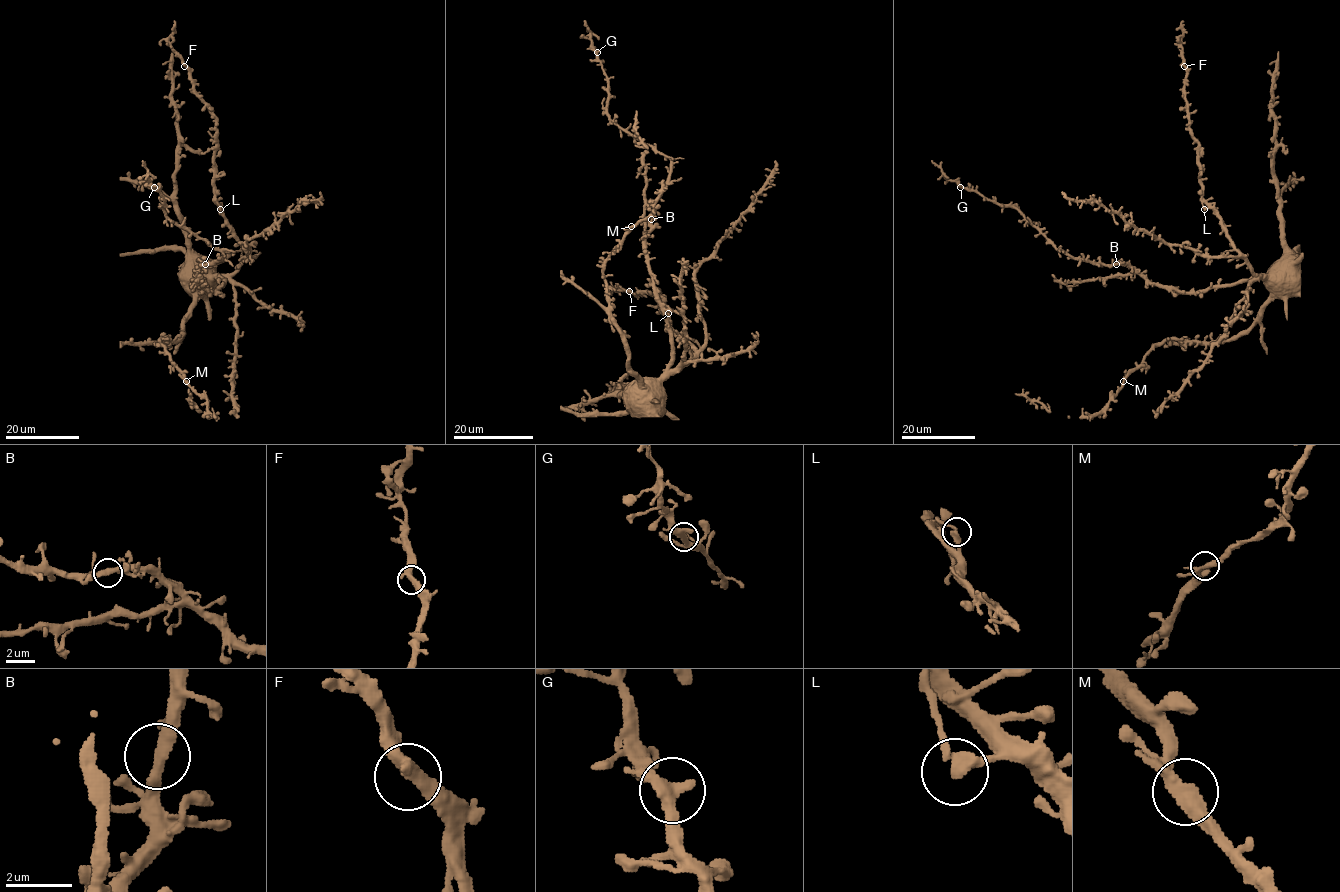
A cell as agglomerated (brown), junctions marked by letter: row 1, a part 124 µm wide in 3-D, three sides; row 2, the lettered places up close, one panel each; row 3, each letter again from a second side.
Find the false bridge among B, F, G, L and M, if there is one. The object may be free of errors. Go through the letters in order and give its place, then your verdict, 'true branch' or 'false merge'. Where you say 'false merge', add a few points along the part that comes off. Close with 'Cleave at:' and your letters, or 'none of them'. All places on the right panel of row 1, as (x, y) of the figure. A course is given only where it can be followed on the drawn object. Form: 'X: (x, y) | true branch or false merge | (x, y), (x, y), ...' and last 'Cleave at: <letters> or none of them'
B: (1116, 264) | true branch
F: (1184, 66) | true branch
G: (960, 187) | true branch
L: (1204, 209) | true branch
M: (1123, 381) | true branch
Cleave at: none of them

